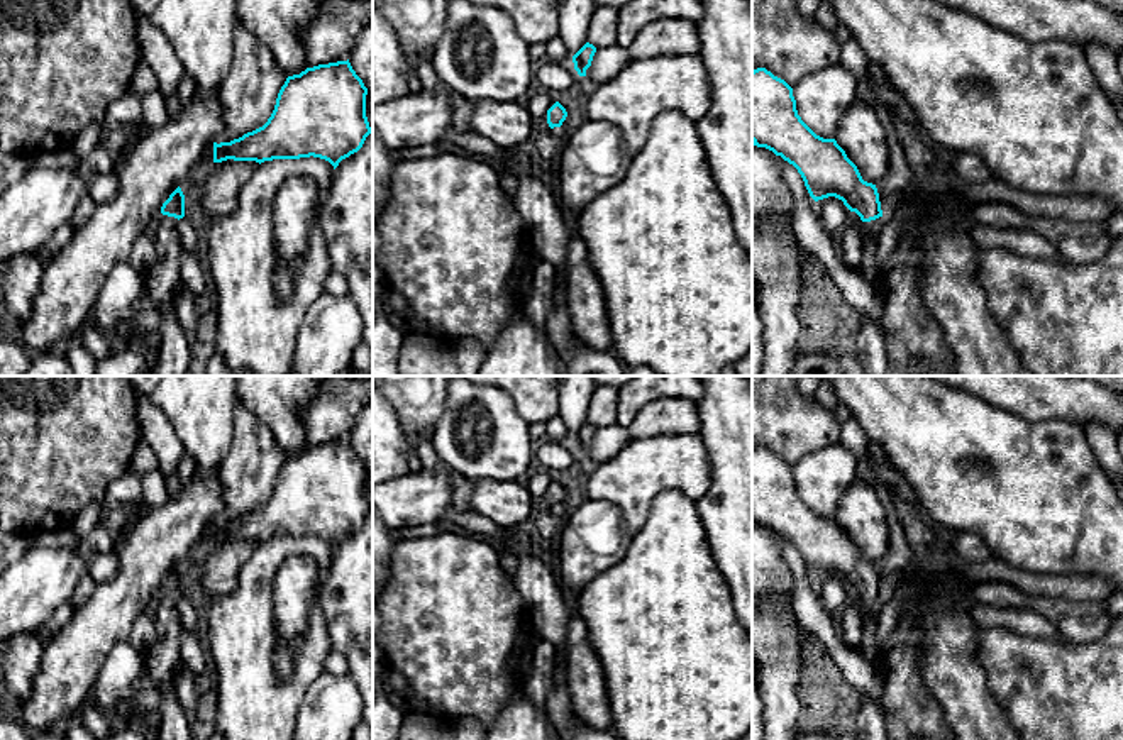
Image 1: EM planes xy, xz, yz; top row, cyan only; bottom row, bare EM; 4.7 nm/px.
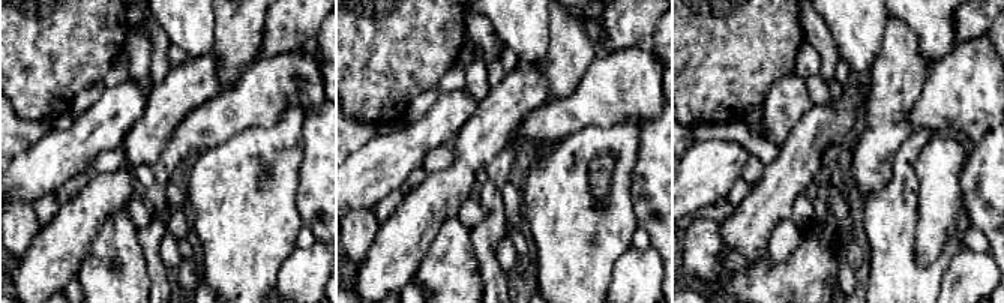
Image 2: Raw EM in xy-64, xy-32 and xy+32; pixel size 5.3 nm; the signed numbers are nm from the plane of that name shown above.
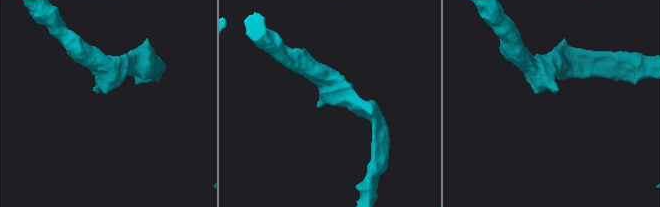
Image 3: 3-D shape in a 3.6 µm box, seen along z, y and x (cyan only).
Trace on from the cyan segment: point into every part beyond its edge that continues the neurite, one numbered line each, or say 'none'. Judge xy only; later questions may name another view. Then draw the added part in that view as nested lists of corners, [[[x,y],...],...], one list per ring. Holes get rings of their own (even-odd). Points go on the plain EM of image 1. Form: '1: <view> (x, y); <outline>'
1: xy (163, 659); [[[159,594],[156,625],[159,640],[144,654],[144,660],[152,676],[166,684],[166,696],[159,704],[159,740],[191,740],[191,725],[174,689],[174,672],[181,665],[178,598]]]

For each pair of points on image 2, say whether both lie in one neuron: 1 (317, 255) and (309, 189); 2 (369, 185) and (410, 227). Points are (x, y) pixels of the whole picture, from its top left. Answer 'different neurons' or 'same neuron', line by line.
1: different neurons
2: different neurons

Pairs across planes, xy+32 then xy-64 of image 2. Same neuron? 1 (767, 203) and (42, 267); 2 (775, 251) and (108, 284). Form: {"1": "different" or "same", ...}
{"1": "same", "2": "same"}

